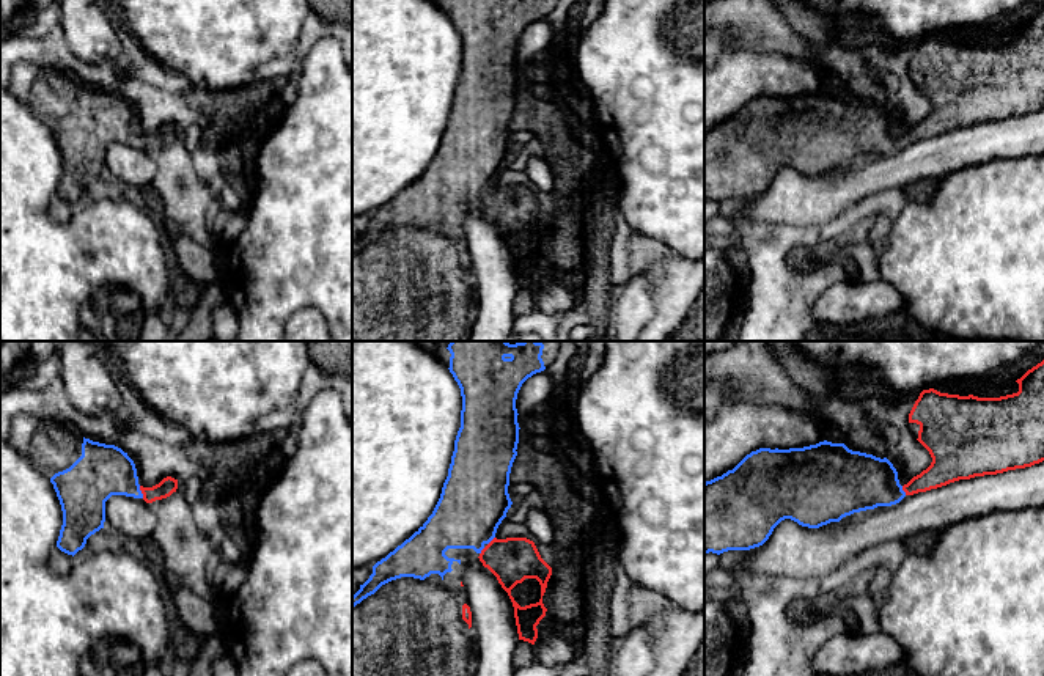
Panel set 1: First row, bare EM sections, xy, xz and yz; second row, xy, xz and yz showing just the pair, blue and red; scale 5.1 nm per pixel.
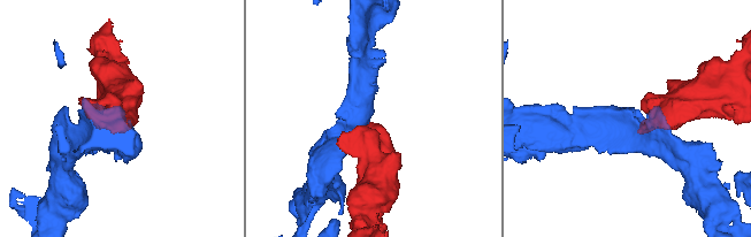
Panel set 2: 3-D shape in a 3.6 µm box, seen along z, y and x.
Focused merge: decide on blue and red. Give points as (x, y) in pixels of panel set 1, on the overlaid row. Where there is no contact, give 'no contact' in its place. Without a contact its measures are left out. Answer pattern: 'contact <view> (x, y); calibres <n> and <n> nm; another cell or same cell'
contact xy (140, 492); calibres 280 and 90 nm; same cell

